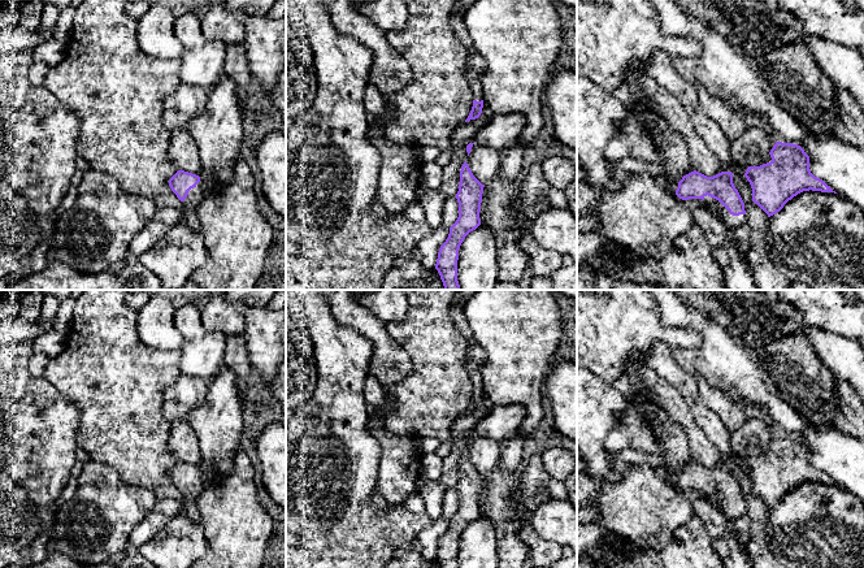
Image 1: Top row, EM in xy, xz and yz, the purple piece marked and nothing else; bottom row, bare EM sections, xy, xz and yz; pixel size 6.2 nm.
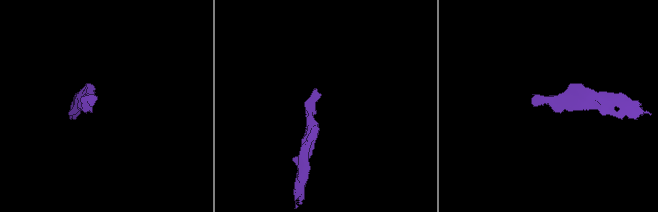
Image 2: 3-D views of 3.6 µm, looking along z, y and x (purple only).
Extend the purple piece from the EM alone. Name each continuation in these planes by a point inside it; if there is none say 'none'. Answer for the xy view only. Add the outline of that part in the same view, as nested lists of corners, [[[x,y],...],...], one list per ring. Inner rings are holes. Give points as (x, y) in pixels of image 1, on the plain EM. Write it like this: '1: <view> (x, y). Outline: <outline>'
1: xy (191, 510). Outline: [[[201,472],[188,482],[184,490],[184,515],[195,524],[201,524],[201,513],[197,506],[197,497],[203,489],[203,474]]]

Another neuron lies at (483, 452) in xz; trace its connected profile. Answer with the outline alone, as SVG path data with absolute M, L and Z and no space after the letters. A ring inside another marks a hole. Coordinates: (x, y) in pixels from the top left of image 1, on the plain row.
M473 435L466 455L469 456L473 467L482 476L487 476L498 464L500 448L500 441Z

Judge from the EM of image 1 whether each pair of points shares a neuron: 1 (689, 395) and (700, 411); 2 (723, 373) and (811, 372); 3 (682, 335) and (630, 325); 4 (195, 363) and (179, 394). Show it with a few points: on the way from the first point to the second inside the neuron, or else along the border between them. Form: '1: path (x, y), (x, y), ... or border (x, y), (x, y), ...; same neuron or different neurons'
1: path (693, 399), (698, 407); same neuron
2: border (742, 346), (760, 371); different neurons
3: path (669, 335), (643, 326); same neuron
4: border (181, 372), (189, 376), (198, 376), (207, 384); different neurons

